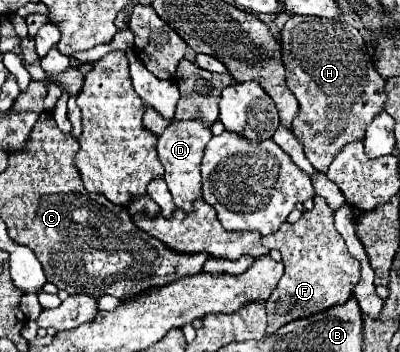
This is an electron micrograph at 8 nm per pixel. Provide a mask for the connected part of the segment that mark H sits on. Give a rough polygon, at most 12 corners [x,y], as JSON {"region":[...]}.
{"region":[[290,16],[292,132],[318,172],[364,138],[384,80],[362,34]]}

